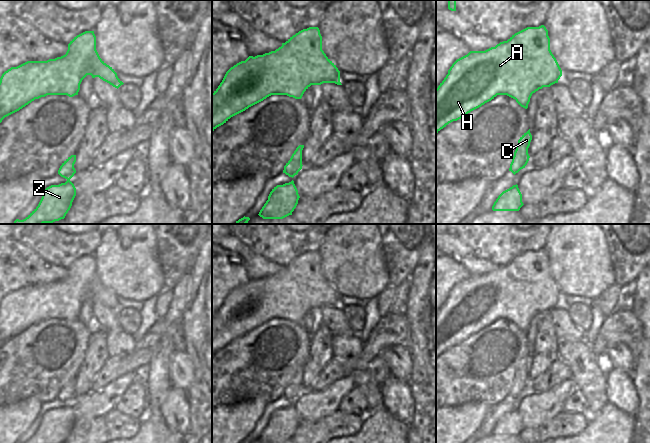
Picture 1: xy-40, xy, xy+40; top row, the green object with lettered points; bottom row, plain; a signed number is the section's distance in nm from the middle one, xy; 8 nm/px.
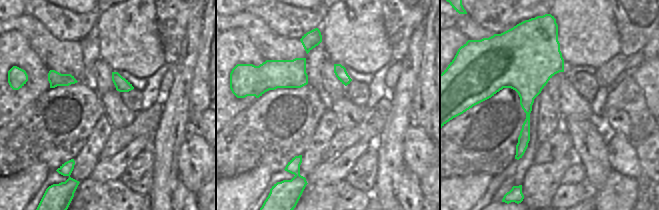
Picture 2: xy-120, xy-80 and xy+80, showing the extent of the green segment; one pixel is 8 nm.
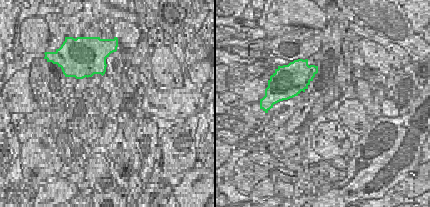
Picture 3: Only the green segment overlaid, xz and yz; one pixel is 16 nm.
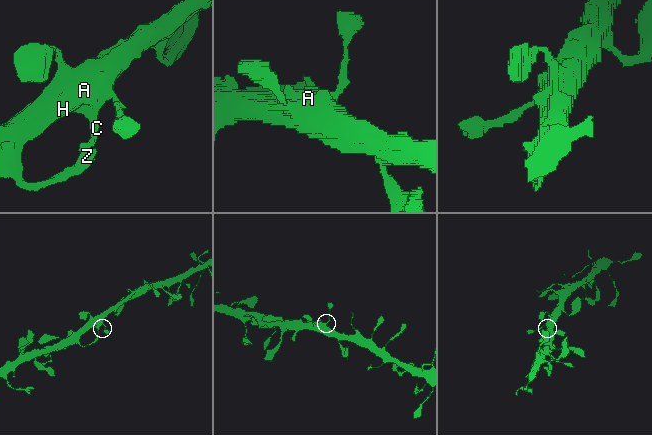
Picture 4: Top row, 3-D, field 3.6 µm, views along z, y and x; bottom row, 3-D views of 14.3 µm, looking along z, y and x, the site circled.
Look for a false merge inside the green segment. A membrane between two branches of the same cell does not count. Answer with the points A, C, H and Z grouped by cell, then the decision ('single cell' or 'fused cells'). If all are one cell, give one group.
A C H Z | single cell

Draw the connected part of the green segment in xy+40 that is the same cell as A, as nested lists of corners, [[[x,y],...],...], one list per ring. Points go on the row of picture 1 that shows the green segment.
[[[544,25],[527,27],[485,51],[470,51],[452,64],[436,89],[436,133],[497,95],[507,95],[527,109],[533,93],[558,83],[561,76],[562,70],[550,50]]]

